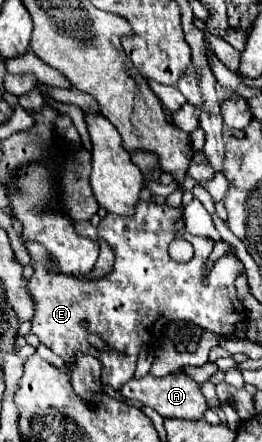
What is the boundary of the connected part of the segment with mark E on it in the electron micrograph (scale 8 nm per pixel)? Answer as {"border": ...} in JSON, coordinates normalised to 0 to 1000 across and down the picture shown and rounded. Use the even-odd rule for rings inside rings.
{"border":[[[534,455],[519,464],[511,491],[458,491],[412,482],[382,514],[351,514],[344,500],[290,509],[290,523],[344,541],[405,541],[435,572],[435,613],[374,636],[237,627],[237,618],[198,618],[183,609],[183,581],[168,581],[168,554],[99,550],[122,581],[130,622],[99,640],[99,658],[130,681],[122,749],[145,758],[153,776],[183,781],[244,817],[282,799],[313,794],[359,803],[389,821],[389,867],[458,880],[481,857],[511,848],[519,808],[542,785],[580,785],[595,758],[672,722],[733,726],[771,744],[878,762],[901,731],[939,726],[931,681],[908,676],[901,627],[931,622],[931,600],[901,577],[855,577],[824,586],[802,622],[802,640],[779,645],[771,618],[794,577],[809,572],[817,541],[725,532],[702,509],[695,468],[603,464],[588,455]],[[702,536],[740,554],[740,586],[718,595],[672,595],[641,577],[641,554],[656,541]],[[336,753],[374,753],[427,785],[420,799],[382,799],[336,776]]]}

